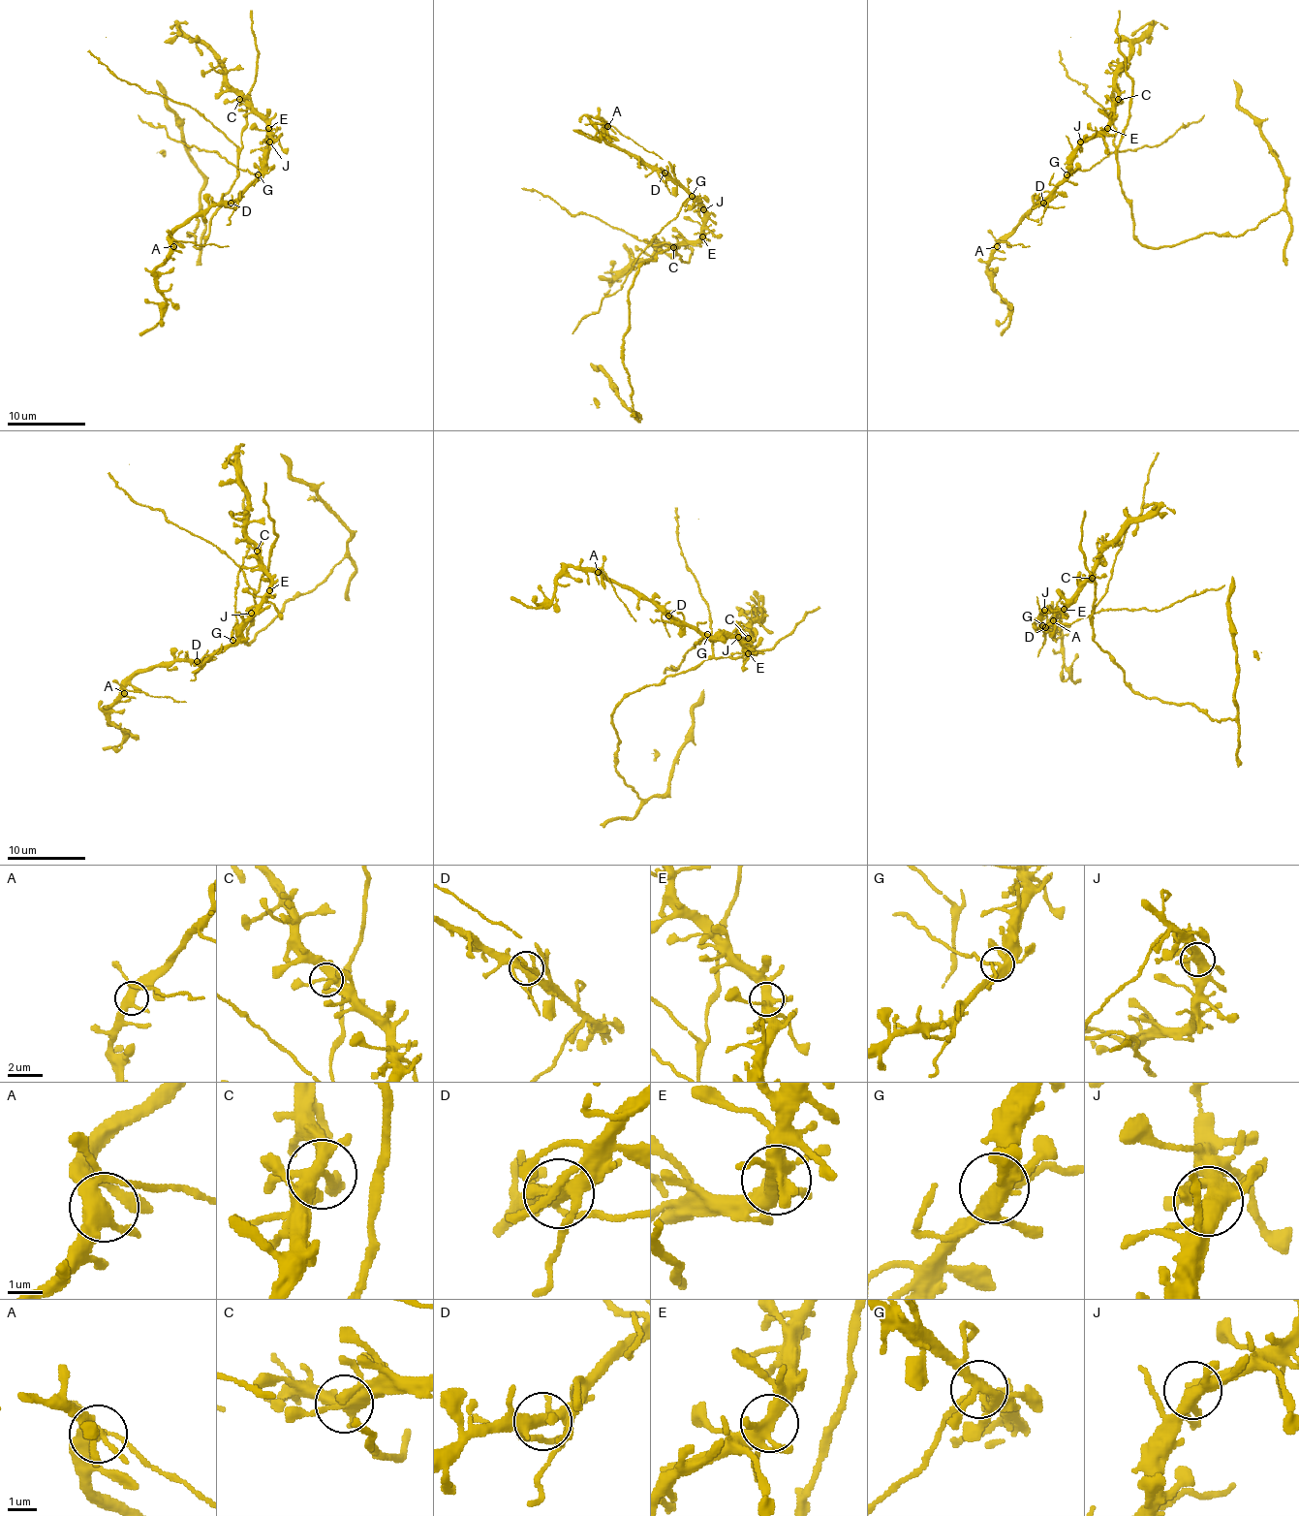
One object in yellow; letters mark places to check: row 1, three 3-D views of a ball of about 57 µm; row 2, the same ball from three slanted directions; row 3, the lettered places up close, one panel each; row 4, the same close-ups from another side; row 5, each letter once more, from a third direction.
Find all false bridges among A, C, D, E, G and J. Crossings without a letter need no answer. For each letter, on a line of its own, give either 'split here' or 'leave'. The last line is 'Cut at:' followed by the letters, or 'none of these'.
A: leave
C: leave
D: leave
E: leave
G: split here
J: leave
Cut at: G

